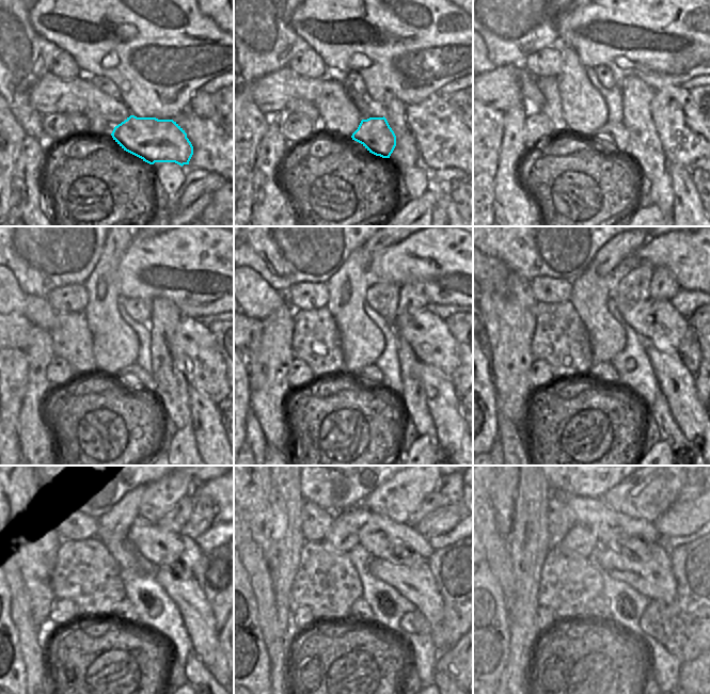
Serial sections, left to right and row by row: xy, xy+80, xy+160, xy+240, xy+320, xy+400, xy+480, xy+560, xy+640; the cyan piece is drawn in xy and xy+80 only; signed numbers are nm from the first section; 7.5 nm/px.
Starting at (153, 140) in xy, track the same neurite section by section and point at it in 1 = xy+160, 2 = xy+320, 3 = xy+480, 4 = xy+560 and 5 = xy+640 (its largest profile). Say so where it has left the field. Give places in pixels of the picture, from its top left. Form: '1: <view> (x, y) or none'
1: xy+160 (615, 135)
2: xy+320 (369, 375)
3: xy+480 (124, 611)
4: xy+560 (361, 611)
5: xy+640 (599, 608)

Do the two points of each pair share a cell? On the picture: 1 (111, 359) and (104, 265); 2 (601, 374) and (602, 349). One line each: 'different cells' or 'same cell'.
1: same cell
2: different cells

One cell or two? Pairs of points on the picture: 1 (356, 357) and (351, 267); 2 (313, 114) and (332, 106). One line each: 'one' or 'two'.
1: one
2: two

